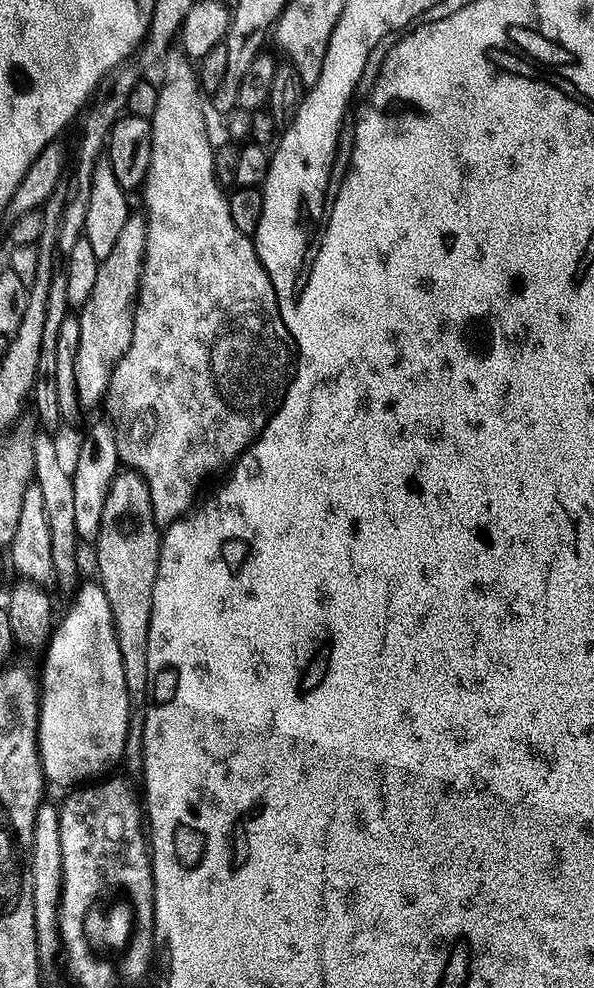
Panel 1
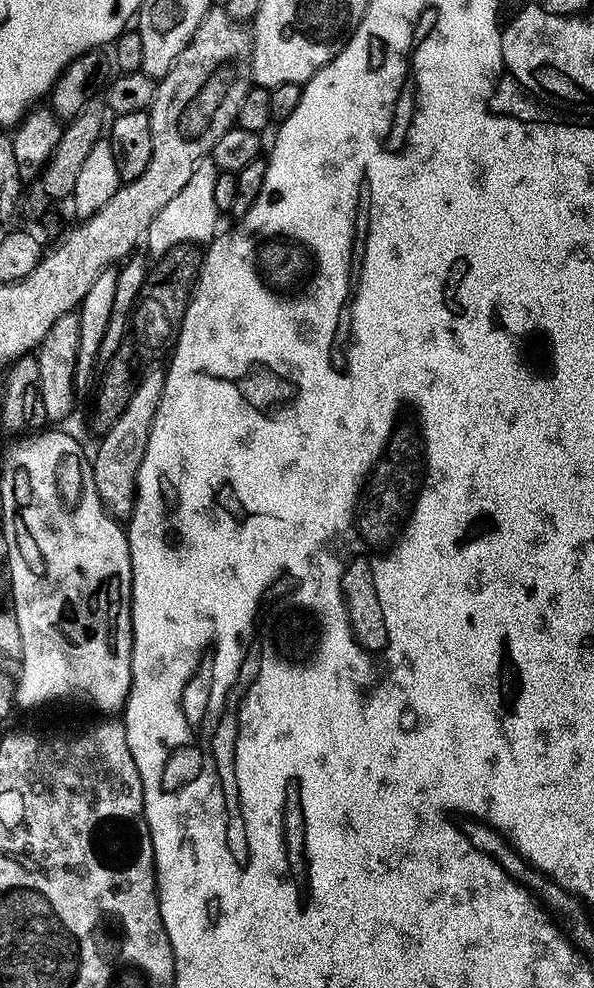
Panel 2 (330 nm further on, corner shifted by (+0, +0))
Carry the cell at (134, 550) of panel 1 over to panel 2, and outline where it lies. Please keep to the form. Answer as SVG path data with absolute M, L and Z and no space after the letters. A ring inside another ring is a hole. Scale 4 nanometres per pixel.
M149 367L148 373L140 380L138 390L134 390L134 398L130 398L130 406L122 410L122 418L118 418L118 422L110 426L108 433L99 437L100 445L96 448L96 456L94 452L91 457L94 486L102 498L104 509L121 522L127 521L132 515L132 507L136 504L136 479L142 466L142 458L146 454L150 426L162 398L164 374L163 367Z

